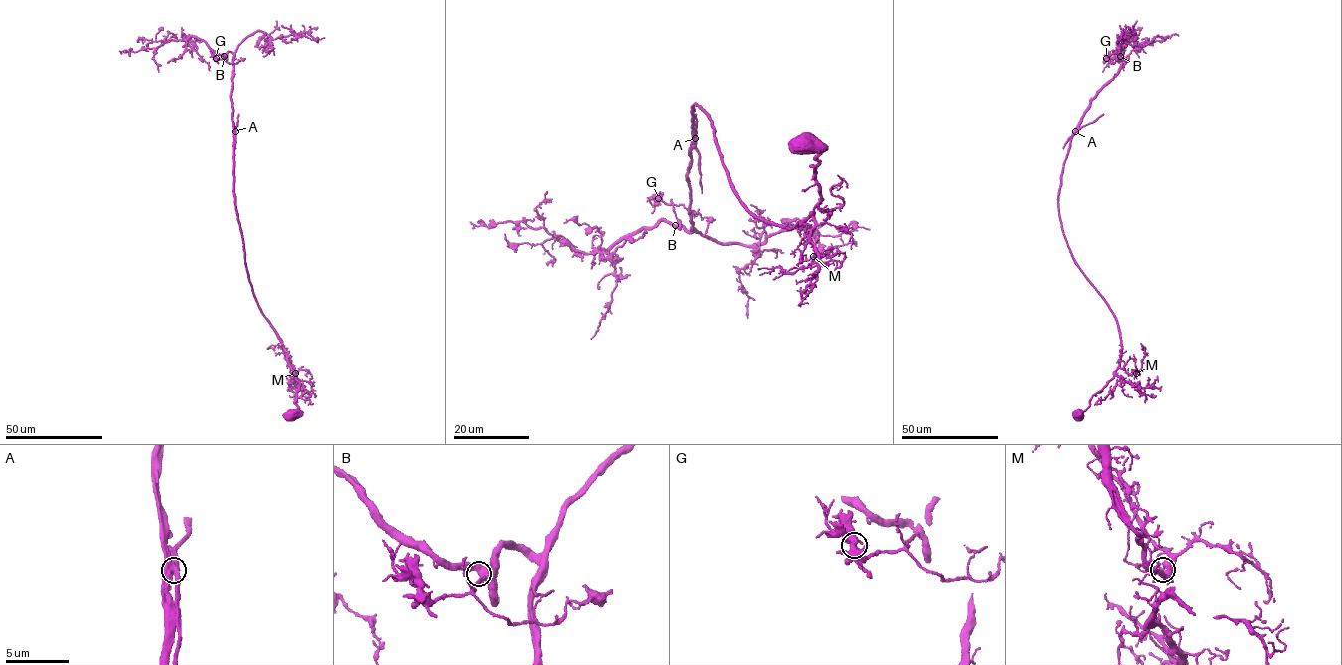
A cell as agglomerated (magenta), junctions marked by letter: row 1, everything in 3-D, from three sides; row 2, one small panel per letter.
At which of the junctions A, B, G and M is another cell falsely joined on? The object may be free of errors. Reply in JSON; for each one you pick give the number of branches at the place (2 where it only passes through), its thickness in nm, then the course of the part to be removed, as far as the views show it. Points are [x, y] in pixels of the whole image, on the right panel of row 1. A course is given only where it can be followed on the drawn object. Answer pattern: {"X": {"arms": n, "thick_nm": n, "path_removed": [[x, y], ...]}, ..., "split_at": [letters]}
{"A": {"arms": 3, "thick_nm": 600, "path_removed": [[1075, 131], [1103, 114]]}, "split_at": ["A"]}

